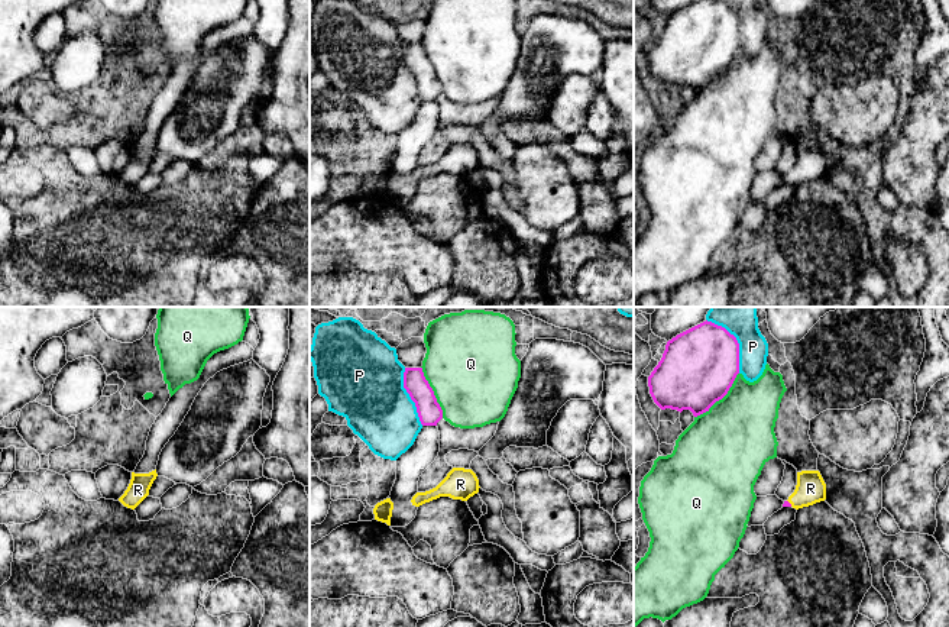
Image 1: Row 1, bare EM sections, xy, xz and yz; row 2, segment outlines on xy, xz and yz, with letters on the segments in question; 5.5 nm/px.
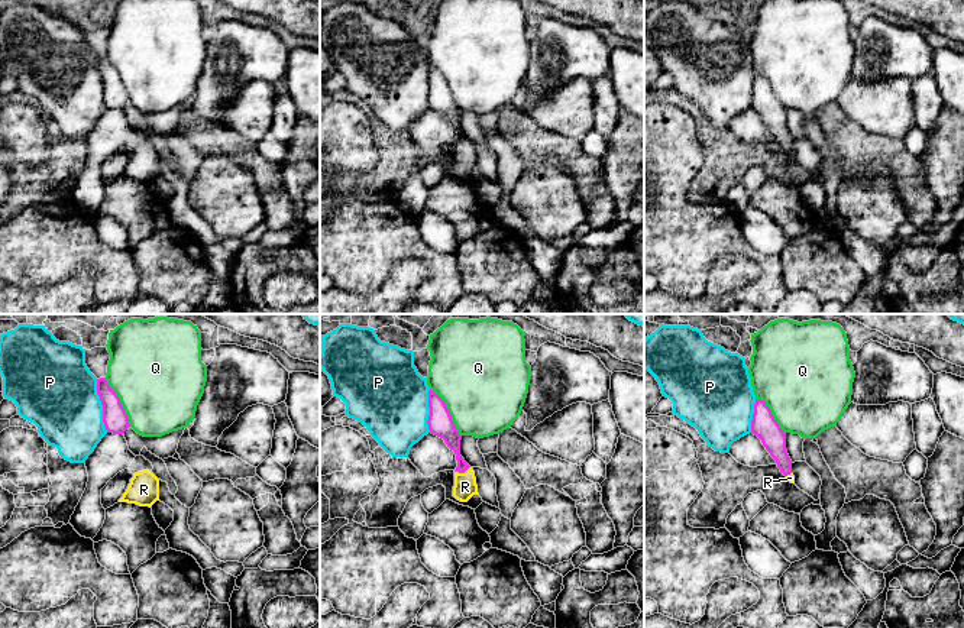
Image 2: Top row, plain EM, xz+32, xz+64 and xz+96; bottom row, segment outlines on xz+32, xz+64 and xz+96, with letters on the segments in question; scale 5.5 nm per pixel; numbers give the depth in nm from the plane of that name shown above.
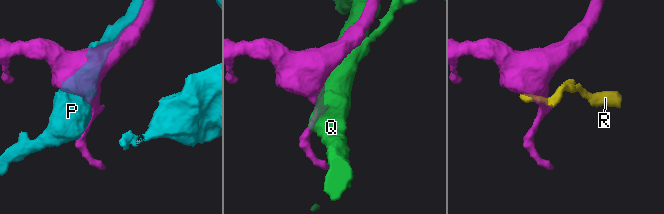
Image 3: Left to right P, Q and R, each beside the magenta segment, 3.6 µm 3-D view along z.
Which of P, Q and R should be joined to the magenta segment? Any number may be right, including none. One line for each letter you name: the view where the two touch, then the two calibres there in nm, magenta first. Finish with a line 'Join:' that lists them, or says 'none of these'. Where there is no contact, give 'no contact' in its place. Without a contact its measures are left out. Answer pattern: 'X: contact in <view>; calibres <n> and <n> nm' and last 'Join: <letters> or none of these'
R: contact in yz; calibres 30 and 170 nm
Join: R

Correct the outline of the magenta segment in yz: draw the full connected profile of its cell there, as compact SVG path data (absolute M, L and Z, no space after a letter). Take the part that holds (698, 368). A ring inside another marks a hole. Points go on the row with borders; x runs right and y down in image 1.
M706 320L667 342L648 387L661 410L690 410L697 417L728 394L738 374L736 337Z

